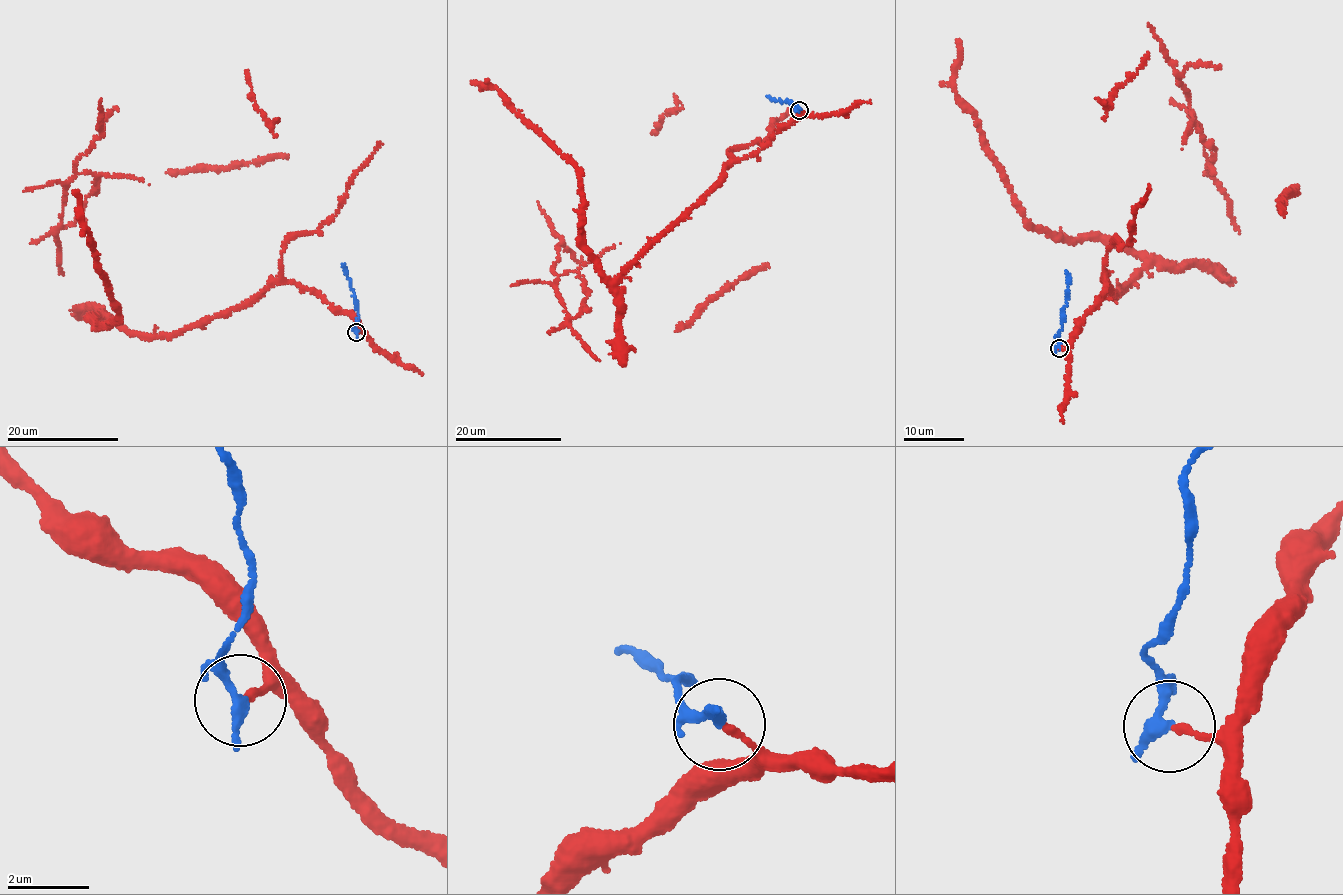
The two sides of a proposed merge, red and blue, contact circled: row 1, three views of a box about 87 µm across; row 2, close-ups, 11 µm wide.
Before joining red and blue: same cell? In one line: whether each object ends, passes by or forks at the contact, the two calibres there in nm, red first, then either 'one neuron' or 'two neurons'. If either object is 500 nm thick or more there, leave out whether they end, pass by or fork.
red ends there; blue ends there; 180 nm thick on the red side, 340 nm on the other; two neurons

